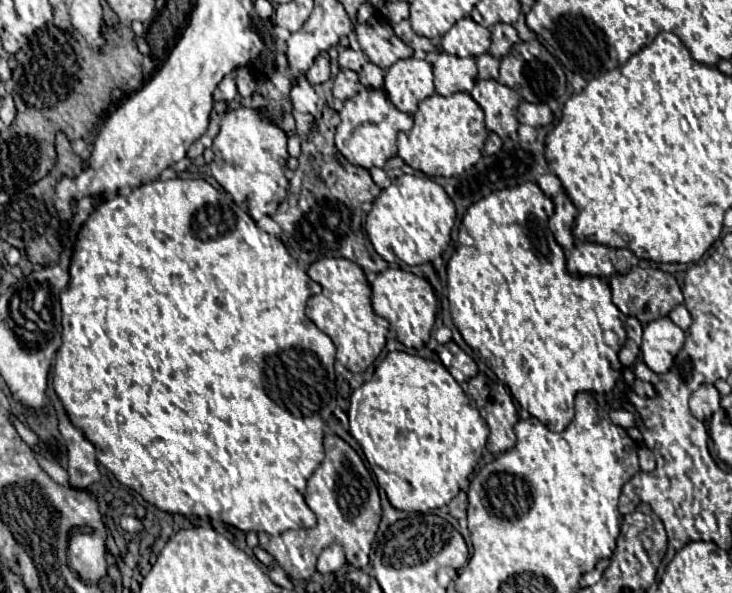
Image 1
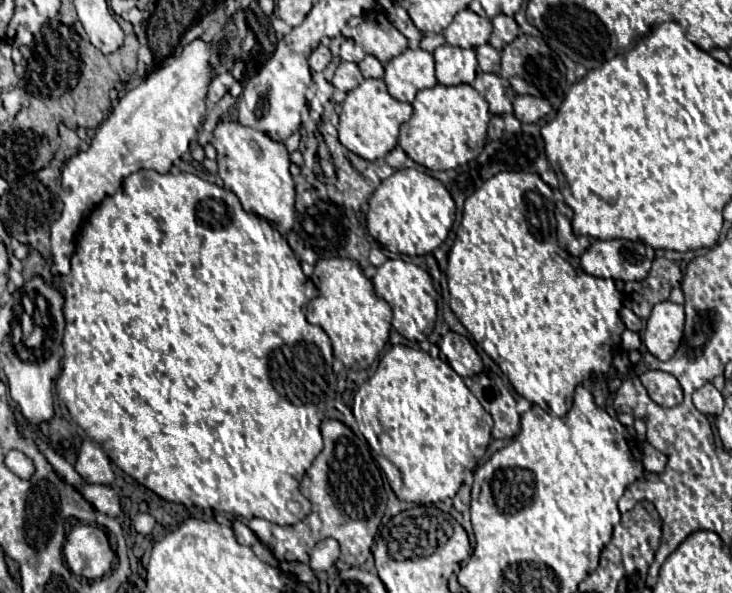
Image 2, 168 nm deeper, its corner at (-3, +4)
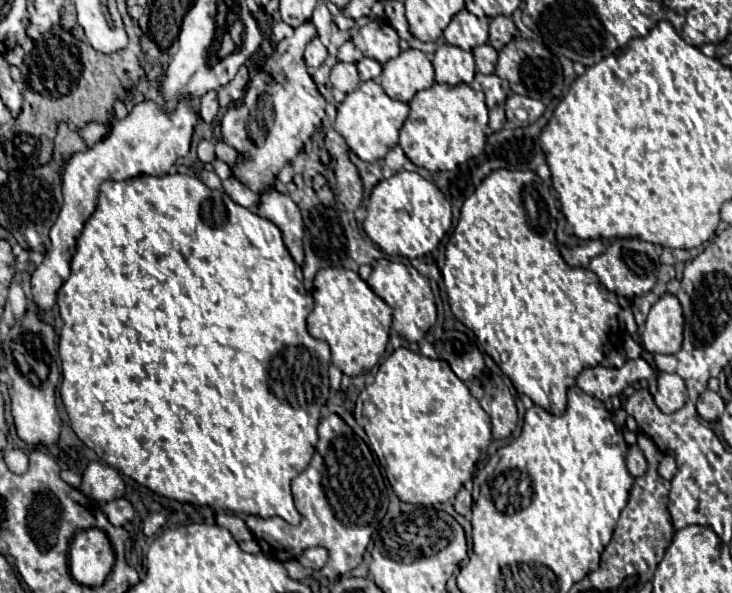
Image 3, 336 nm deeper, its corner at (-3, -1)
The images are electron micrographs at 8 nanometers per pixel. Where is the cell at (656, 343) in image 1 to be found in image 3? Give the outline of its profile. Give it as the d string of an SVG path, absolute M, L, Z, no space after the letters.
M665 293L649 311L645 331L641 335L643 347L649 353L673 355L681 349L684 317L679 299Z

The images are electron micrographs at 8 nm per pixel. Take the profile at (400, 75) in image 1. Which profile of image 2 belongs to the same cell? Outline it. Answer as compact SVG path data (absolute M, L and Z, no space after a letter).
M407 48L403 54L389 60L383 80L393 98L411 104L419 90L433 88L437 84L433 54L421 48Z

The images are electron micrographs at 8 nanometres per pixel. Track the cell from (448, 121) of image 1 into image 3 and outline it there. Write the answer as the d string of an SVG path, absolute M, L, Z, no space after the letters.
M431 85L419 91L409 101L411 113L401 127L399 147L411 159L413 165L427 171L451 171L457 165L477 157L485 147L487 129L487 105L483 93L473 91L469 85Z

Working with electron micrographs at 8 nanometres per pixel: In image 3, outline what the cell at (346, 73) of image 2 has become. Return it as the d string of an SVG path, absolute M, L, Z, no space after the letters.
M337 63L333 69L331 69L331 83L335 89L343 91L343 93L351 93L359 87L361 79L359 79L359 73L357 73L357 67L353 63Z

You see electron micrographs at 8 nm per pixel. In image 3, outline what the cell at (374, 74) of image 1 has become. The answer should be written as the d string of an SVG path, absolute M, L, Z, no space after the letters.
M363 57L363 59L357 63L357 69L359 69L361 81L379 79L379 75L381 75L381 65L379 65L375 59L369 59L369 57Z

